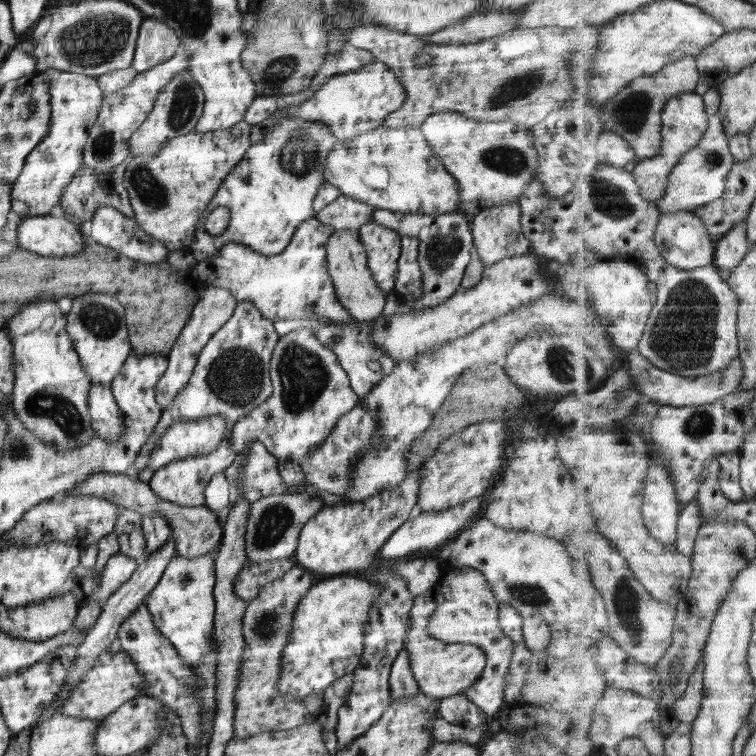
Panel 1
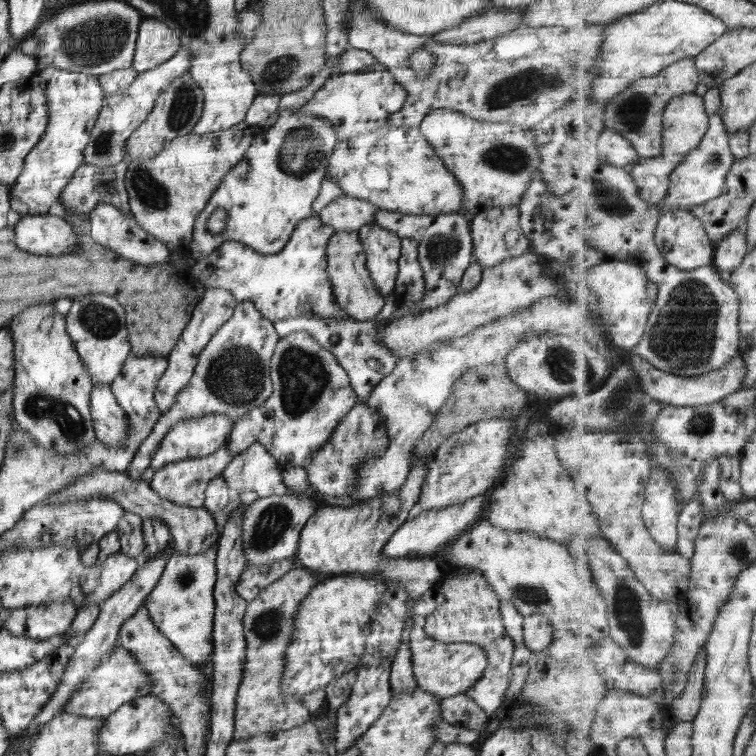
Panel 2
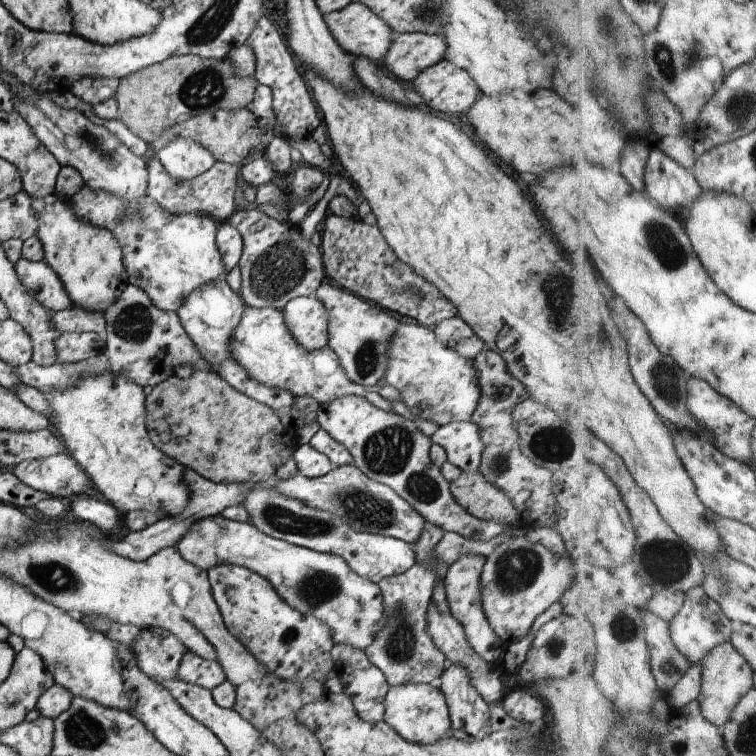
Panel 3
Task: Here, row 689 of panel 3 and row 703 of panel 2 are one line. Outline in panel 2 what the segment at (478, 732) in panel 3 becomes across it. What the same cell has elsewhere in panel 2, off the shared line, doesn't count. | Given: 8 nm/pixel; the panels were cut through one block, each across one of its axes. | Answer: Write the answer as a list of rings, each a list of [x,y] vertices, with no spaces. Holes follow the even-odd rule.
[[[466,693],[455,694],[440,700],[440,713],[444,721],[468,730],[482,730],[489,719],[486,712]]]

